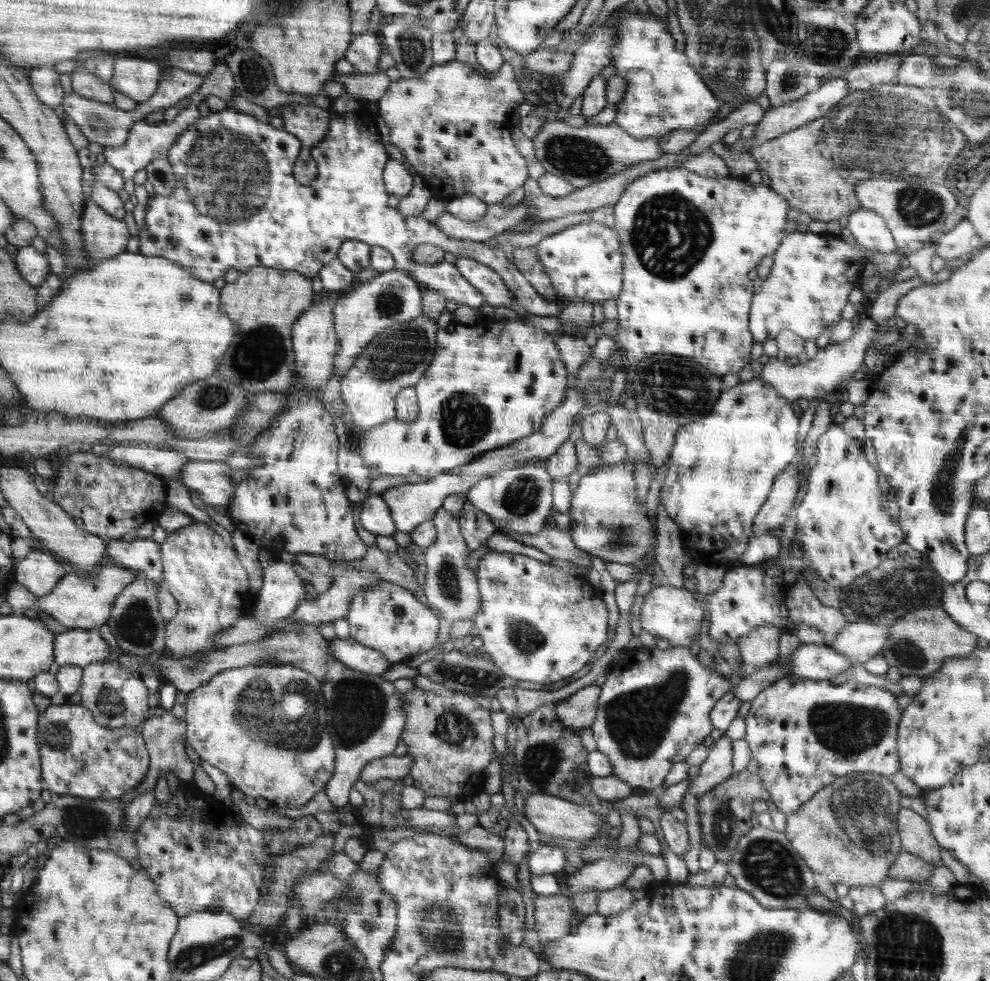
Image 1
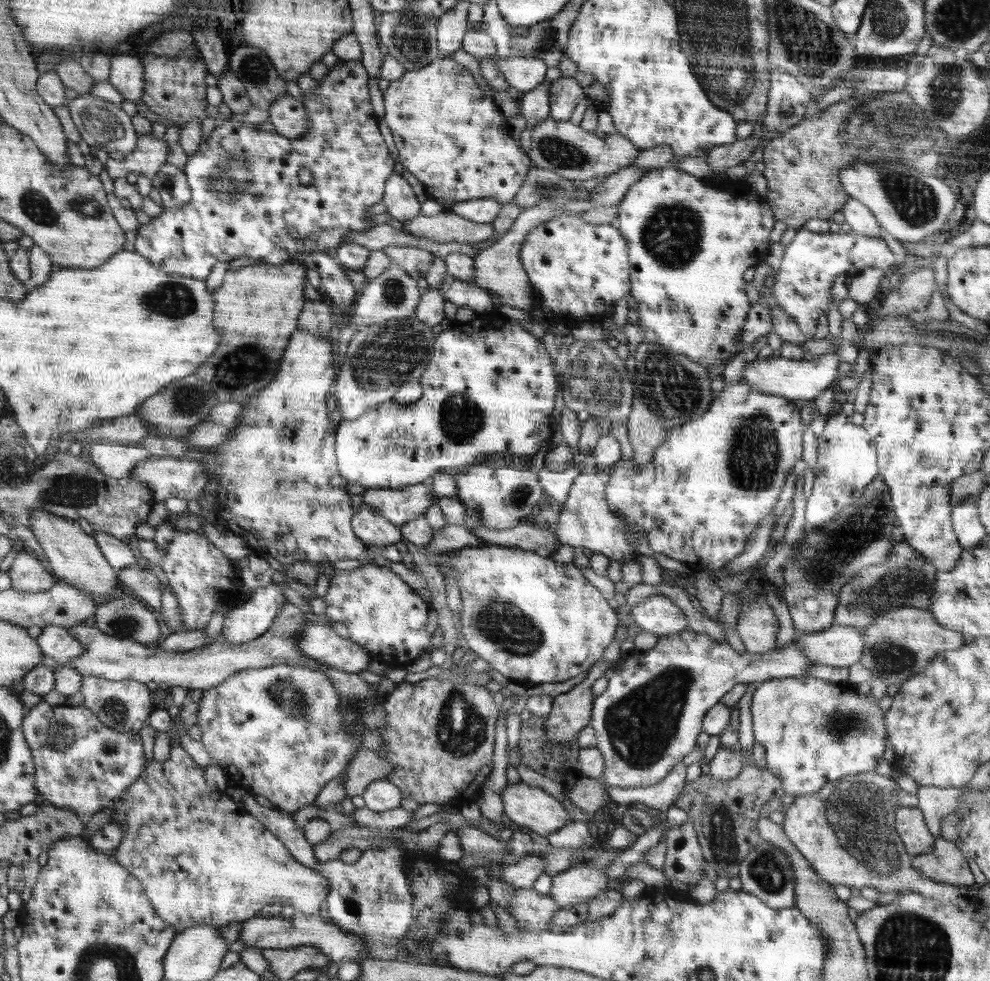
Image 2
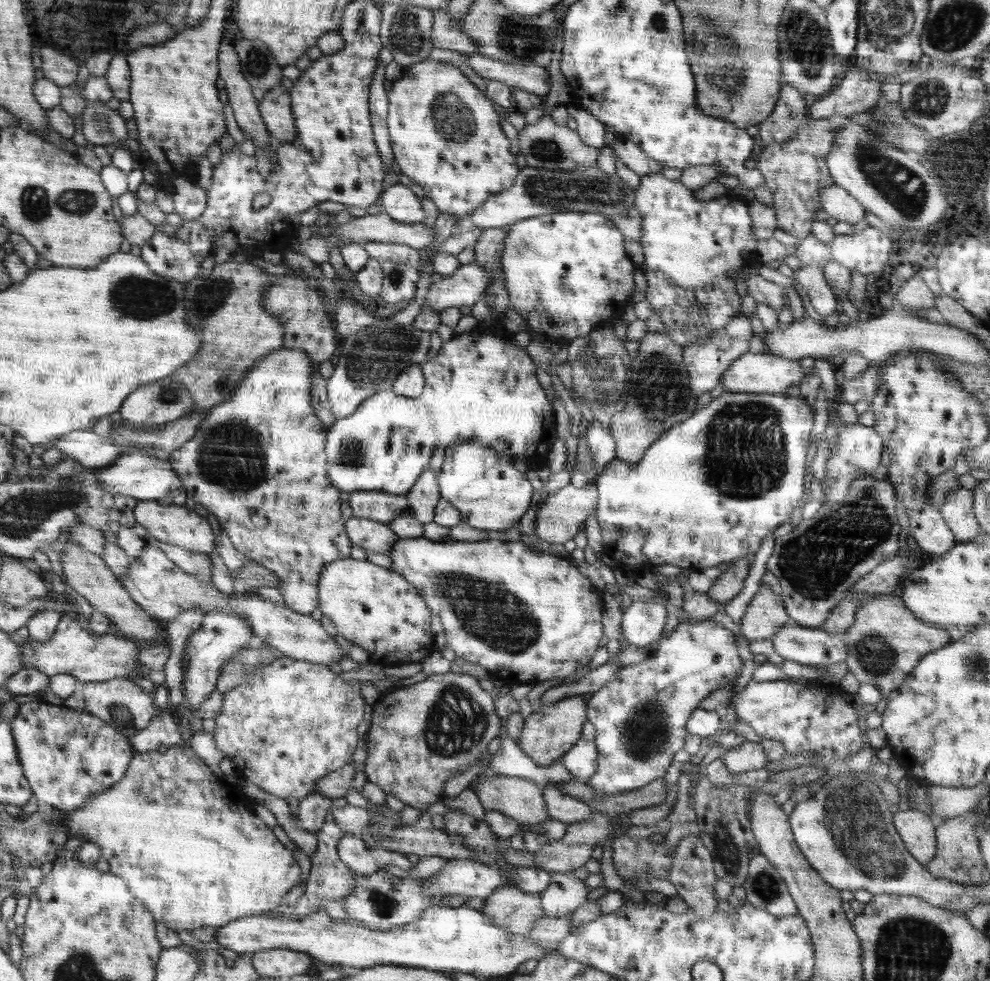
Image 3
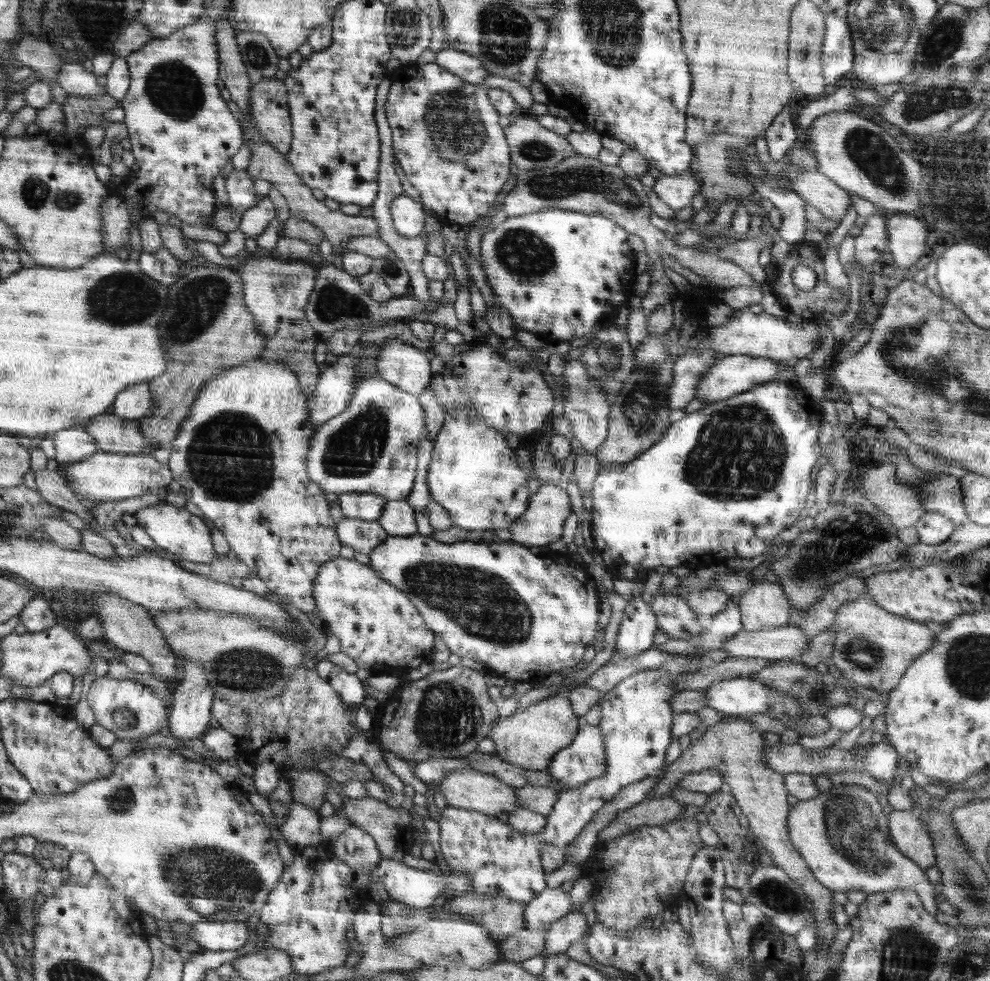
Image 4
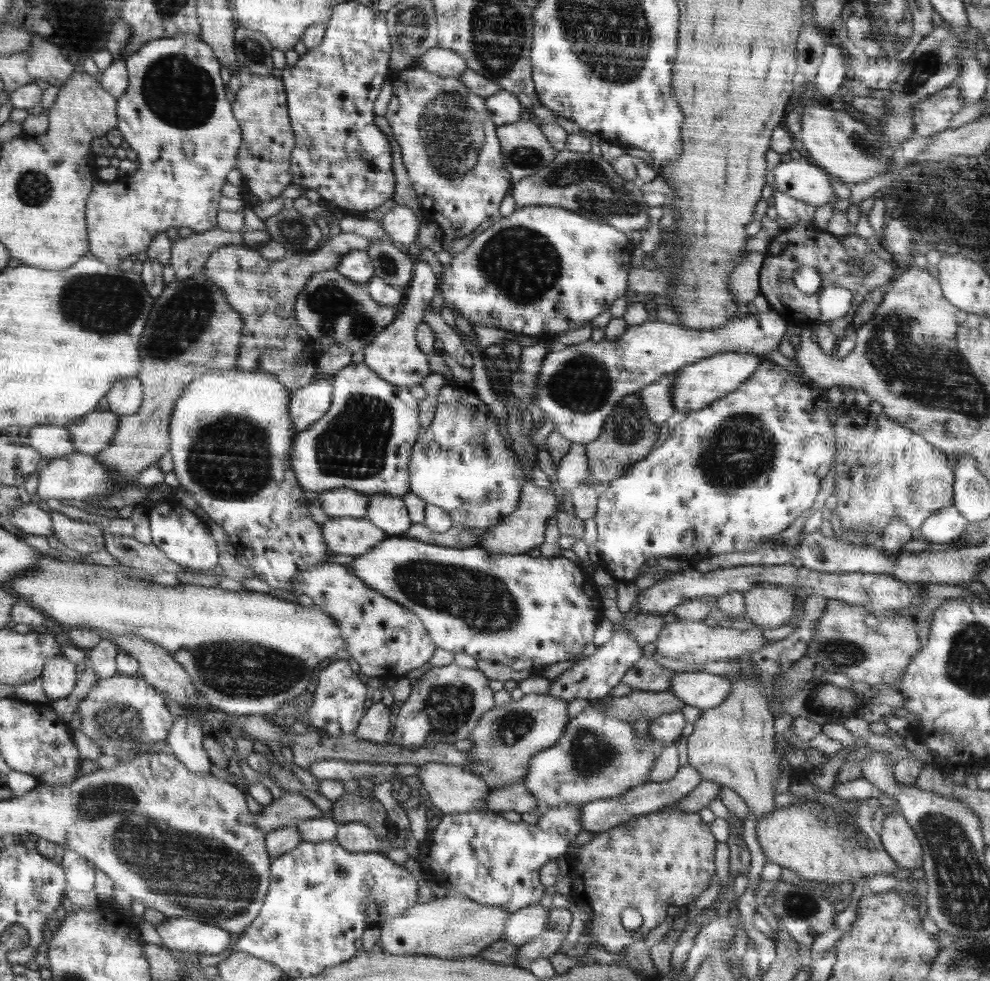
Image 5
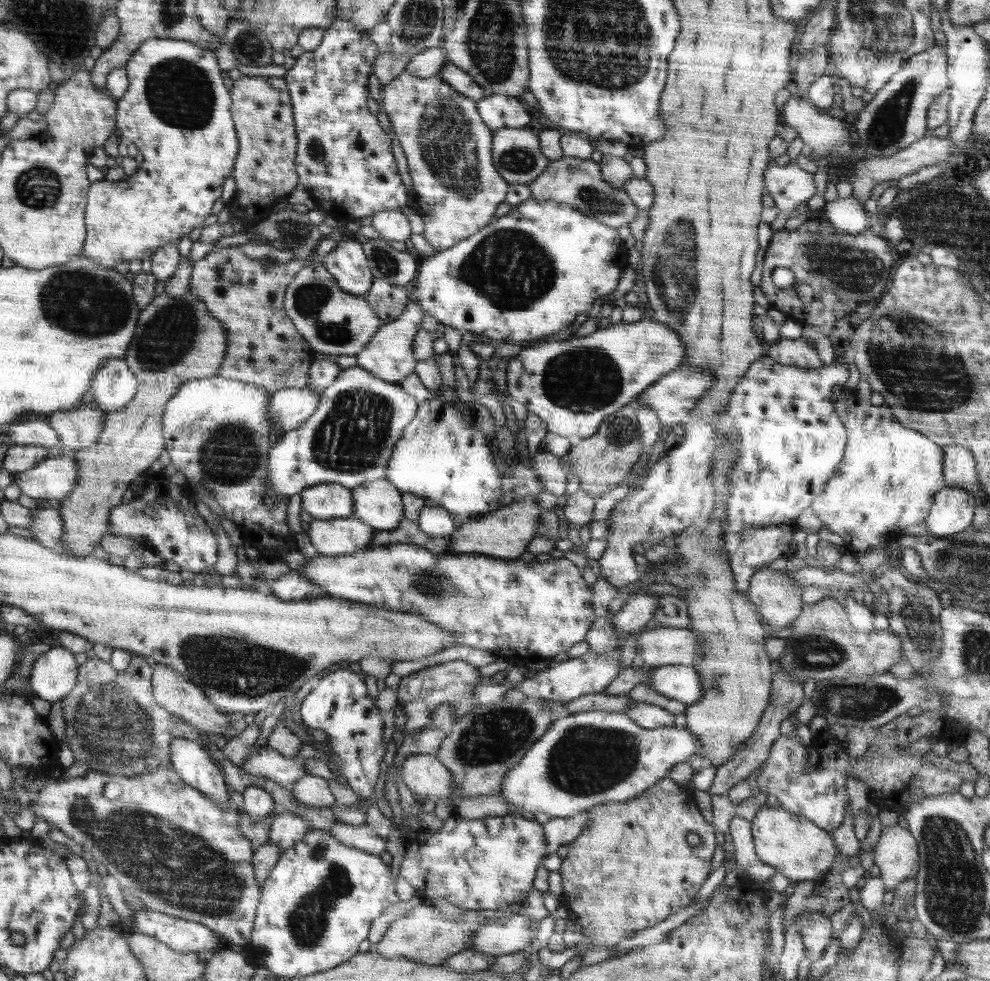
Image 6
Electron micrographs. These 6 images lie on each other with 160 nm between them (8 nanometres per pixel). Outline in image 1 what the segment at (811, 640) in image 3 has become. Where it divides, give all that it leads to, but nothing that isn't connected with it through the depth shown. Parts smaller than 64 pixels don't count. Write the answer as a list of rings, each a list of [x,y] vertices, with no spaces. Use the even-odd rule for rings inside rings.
[[[870,620],[847,623],[830,647],[852,662],[864,663],[879,654],[886,645],[888,629],[888,626]]]

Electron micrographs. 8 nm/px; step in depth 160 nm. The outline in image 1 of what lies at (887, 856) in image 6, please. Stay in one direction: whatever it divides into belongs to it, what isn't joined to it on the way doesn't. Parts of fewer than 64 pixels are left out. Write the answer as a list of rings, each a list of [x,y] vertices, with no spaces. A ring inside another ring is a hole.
[[[902,807],[897,814],[897,829],[904,851],[934,864],[941,862],[940,845],[932,836],[929,824],[913,809]]]

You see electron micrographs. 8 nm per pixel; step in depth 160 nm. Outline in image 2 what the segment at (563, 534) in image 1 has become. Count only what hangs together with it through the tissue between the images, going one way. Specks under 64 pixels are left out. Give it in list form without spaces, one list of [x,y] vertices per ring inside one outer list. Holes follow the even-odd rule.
[[[534,522],[528,524],[528,528],[526,528],[526,524],[522,524],[522,526],[504,530],[486,528],[484,525],[480,525],[473,530],[473,533],[484,540],[486,544],[530,549],[547,554],[555,553],[562,546],[554,531],[540,529],[538,525],[534,526]]]

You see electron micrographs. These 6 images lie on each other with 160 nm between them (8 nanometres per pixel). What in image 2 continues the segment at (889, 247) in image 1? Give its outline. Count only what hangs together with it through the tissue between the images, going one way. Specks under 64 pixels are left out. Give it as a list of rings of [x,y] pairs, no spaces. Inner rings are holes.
[[[850,197],[843,204],[841,212],[844,215],[847,229],[860,234],[860,236],[881,238],[883,230],[881,224],[874,218],[868,207],[864,206],[859,200]]]

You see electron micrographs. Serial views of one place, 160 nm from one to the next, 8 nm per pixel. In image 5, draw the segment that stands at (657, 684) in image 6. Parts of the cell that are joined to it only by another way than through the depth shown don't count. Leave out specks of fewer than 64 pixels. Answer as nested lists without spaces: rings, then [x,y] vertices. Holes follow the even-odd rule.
[[[674,671],[670,691],[684,705],[698,709],[720,706],[731,691],[731,682],[726,676],[706,671]]]

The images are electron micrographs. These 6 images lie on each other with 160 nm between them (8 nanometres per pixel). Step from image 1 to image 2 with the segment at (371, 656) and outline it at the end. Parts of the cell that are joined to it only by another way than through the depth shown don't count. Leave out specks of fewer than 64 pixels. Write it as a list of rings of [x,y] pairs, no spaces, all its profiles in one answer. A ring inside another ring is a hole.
[[[317,620],[305,624],[297,640],[297,647],[308,658],[347,673],[367,670],[372,661],[370,653],[367,655],[360,644],[342,638],[332,627]]]

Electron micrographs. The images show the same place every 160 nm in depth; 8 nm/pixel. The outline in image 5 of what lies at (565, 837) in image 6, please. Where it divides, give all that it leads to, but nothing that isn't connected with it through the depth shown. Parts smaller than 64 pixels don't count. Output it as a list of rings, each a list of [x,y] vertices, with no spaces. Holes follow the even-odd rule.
[[[690,765],[681,766],[678,772],[666,782],[649,782],[640,786],[635,786],[628,792],[615,796],[614,798],[599,798],[594,802],[583,804],[579,812],[579,821],[581,822],[581,830],[586,832],[602,832],[608,829],[613,829],[622,821],[626,822],[641,814],[648,814],[649,812],[660,811],[667,805],[673,804],[692,792],[703,779],[700,773],[692,768]]]

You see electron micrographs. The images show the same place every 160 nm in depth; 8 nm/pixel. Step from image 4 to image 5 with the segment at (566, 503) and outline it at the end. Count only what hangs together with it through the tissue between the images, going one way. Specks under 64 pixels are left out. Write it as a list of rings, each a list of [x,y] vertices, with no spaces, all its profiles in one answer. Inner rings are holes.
[[[526,470],[526,486],[521,491],[521,504],[510,513],[508,517],[502,520],[490,530],[479,536],[477,546],[484,550],[489,550],[492,554],[514,555],[520,552],[528,552],[534,546],[540,546],[544,542],[544,530],[546,530],[546,520],[550,516],[555,516],[558,500],[552,492],[547,489],[539,488],[532,484],[533,472]]]

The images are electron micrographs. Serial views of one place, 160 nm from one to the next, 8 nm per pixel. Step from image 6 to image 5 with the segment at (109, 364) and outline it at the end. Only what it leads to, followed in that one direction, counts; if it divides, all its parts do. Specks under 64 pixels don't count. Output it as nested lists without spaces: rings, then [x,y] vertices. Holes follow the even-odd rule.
[[[136,377],[117,378],[112,389],[105,394],[108,400],[108,411],[117,415],[131,415],[141,408],[144,387]]]

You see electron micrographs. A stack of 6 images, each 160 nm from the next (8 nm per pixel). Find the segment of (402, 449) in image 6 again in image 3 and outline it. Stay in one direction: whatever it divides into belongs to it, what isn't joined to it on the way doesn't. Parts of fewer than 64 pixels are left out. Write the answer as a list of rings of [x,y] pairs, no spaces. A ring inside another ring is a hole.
[[[466,440],[458,446],[452,446],[445,450],[442,470],[437,475],[439,494],[441,498],[446,499],[448,503],[454,506],[454,509],[460,511],[461,522],[469,524],[472,530],[499,530],[504,531],[511,528],[512,524],[526,514],[532,502],[532,486],[526,478],[526,474],[518,472],[510,462],[506,462],[508,456],[498,456],[498,451],[492,448],[480,446],[480,442]]]

